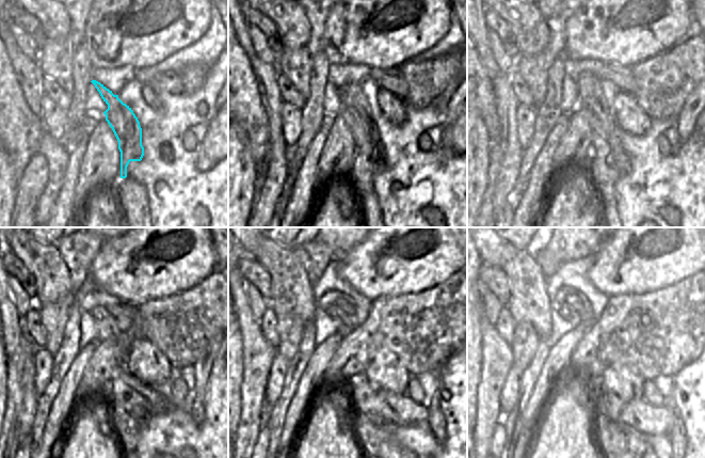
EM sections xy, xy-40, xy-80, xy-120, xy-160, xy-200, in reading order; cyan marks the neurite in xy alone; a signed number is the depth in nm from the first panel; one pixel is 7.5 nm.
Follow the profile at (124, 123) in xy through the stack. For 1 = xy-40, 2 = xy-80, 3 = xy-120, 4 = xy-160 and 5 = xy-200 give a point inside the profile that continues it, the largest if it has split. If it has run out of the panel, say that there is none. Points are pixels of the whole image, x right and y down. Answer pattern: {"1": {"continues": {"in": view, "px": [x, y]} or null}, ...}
{"1": {"continues": {"in": "xy-40", "px": [370, 158]}}, "2": {"continues": {"in": "xy-80", "px": [610, 162]}}, "3": {"continues": {"in": "xy-120", "px": [135, 400]}}, "4": {"continues": {"in": "xy-160", "px": [384, 408]}}, "5": {"continues": {"in": "xy-200", "px": [650, 420]}}}

